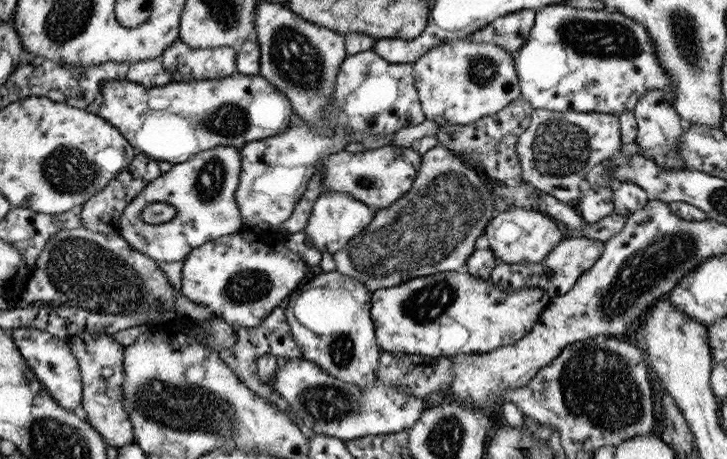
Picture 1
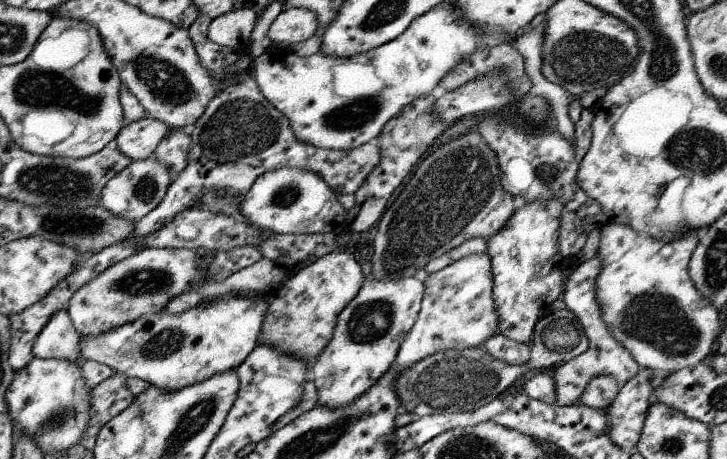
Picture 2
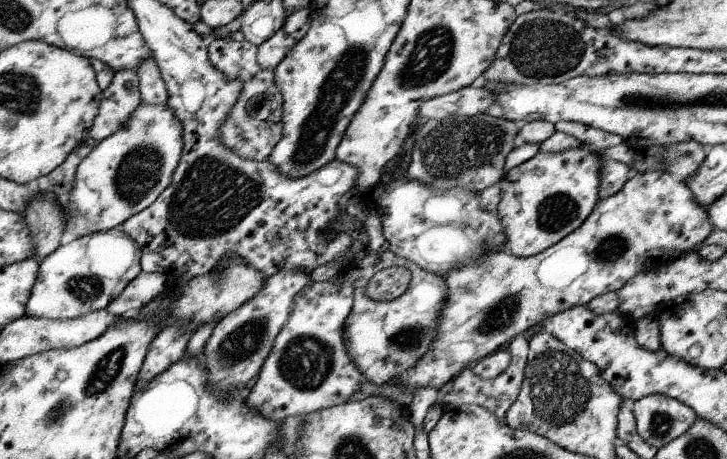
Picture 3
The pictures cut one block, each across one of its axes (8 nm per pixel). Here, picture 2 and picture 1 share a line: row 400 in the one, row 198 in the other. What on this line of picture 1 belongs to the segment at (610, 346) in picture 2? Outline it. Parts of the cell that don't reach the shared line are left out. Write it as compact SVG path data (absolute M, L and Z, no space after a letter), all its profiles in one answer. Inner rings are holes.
M534 109L530 123L514 144L514 151L520 166L519 177L524 182L559 202L575 205L581 195L581 183L621 146L618 115Z

